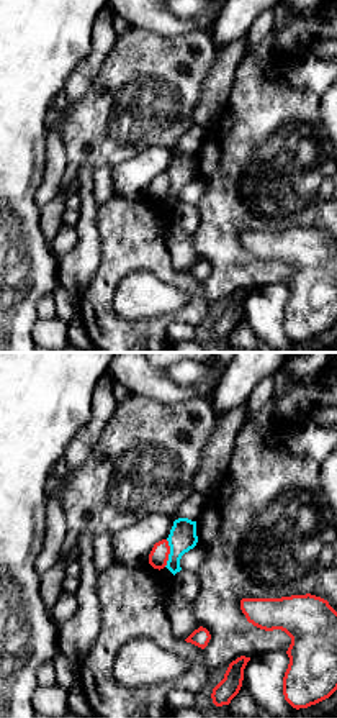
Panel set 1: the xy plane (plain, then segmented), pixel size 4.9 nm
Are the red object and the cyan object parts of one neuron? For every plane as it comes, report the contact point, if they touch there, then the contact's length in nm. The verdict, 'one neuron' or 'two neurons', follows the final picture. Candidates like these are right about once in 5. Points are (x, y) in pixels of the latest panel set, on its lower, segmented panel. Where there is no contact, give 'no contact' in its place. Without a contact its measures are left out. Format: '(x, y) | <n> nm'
(169, 553) | 140 nm

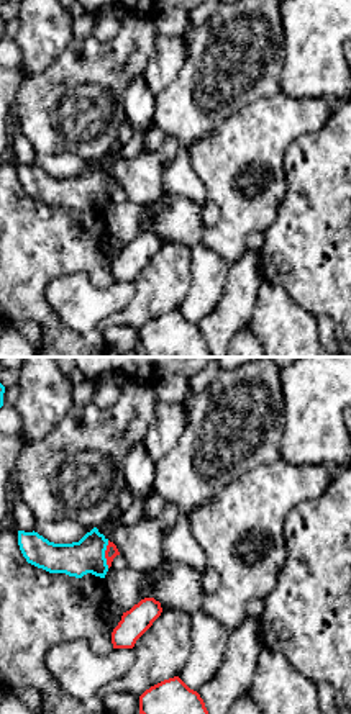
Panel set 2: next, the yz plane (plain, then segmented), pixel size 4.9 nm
(105, 554) | 140 nm

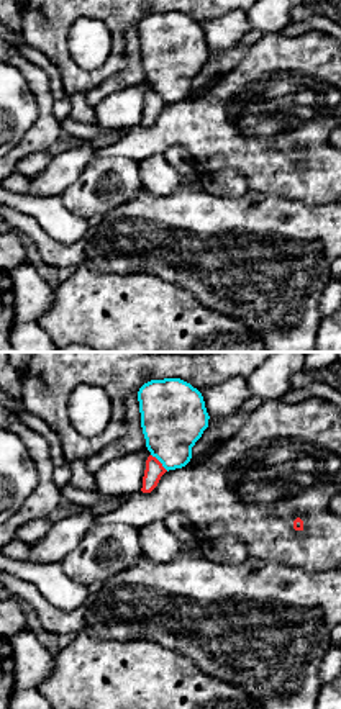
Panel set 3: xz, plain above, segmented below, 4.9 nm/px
(159, 462) | 120 nm

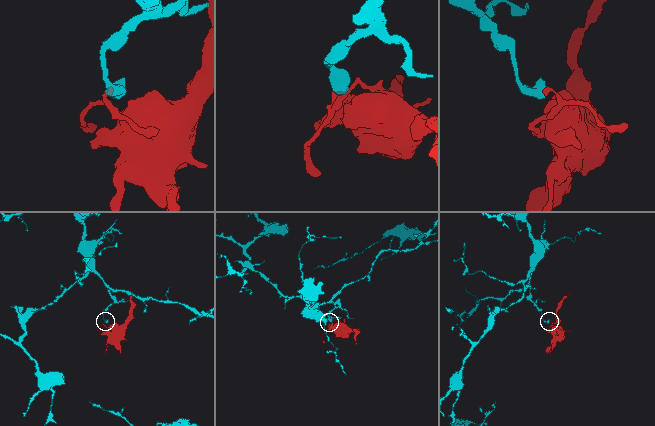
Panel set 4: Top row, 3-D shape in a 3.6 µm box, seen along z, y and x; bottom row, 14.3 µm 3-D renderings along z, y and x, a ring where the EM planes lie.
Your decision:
two neurons

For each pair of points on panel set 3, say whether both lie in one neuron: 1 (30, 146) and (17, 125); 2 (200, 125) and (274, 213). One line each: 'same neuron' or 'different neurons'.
1: different neurons
2: different neurons

